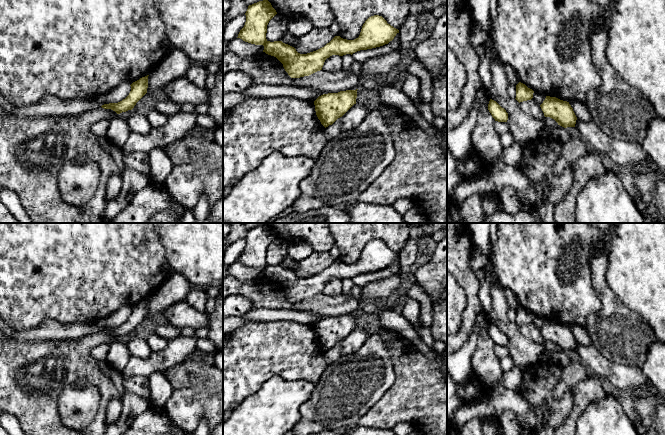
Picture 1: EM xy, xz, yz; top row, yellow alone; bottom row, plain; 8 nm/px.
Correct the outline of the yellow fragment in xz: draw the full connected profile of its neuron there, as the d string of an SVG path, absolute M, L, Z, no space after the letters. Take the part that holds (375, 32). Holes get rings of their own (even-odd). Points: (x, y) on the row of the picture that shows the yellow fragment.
M268 0L249 5L245 13L245 25L237 38L251 44L263 45L263 52L276 57L291 78L309 76L322 70L325 60L332 55L352 55L360 50L388 44L399 33L399 30L388 24L382 16L374 15L365 21L358 38L347 40L335 36L324 47L300 54L294 47L282 41L270 42L266 39L267 25L276 14Z

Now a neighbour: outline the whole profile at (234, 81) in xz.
M230 71L223 76L223 95L240 93L253 84L252 78L241 71Z

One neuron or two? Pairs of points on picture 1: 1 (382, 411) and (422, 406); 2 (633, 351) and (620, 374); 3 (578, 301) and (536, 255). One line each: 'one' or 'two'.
1: one
2: two
3: one

